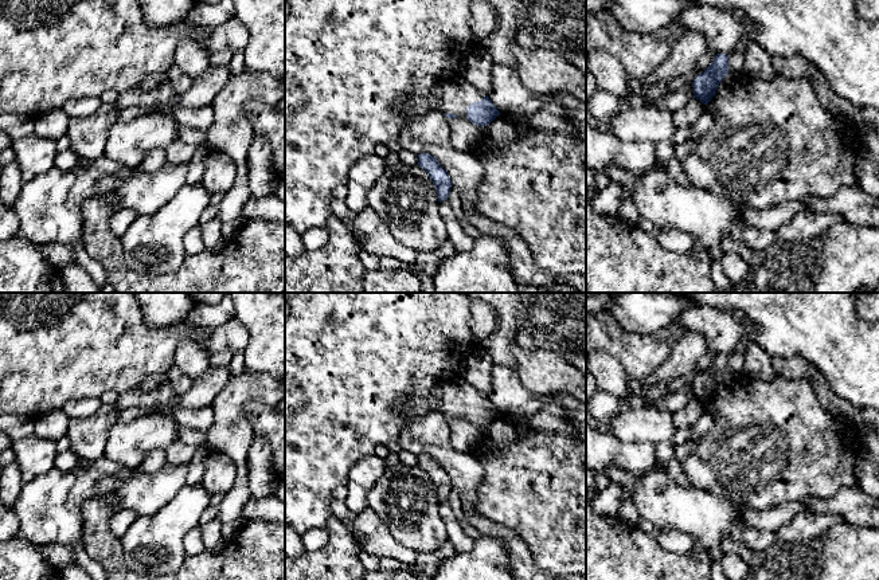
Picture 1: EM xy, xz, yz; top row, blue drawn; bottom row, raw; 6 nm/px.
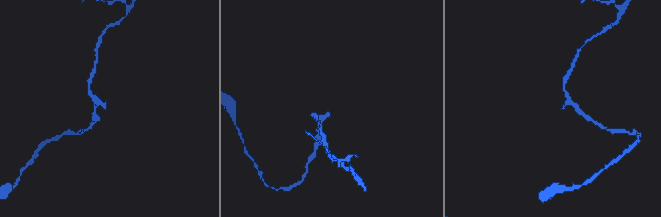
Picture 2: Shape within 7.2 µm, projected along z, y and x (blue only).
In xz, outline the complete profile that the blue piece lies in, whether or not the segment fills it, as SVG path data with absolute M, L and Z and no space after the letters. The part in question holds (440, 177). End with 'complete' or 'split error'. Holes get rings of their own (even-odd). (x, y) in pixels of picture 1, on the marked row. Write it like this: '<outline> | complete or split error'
M429 153L418 154L418 166L427 172L435 187L437 199L440 203L446 200L450 193L452 181L448 172L441 166L435 157Z | complete

